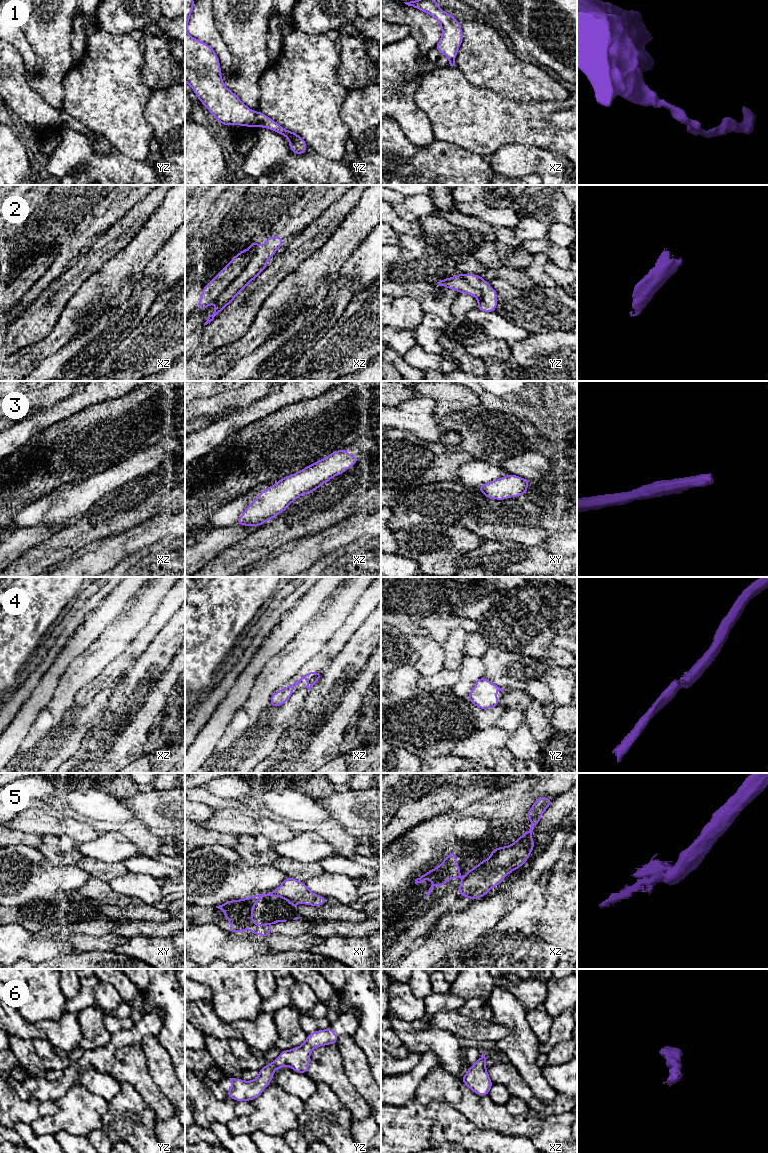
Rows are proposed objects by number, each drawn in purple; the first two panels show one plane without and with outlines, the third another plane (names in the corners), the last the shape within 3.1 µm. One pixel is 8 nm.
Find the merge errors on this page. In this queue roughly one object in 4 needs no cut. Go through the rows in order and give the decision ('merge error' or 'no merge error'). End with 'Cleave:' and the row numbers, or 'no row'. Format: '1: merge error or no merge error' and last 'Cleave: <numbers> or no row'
1: no merge error
2: merge error
3: no merge error
4: merge error
5: merge error
6: no merge error
Cleave: 2, 4, 5

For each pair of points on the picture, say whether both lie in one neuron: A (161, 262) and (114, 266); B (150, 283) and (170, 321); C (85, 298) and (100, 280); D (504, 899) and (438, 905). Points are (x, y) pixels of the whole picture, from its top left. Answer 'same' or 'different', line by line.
A: different
B: different
C: same
D: different

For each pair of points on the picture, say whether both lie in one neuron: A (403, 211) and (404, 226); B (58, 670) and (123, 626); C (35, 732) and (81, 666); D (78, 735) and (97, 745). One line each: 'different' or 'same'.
A: different
B: same
C: same
D: different

